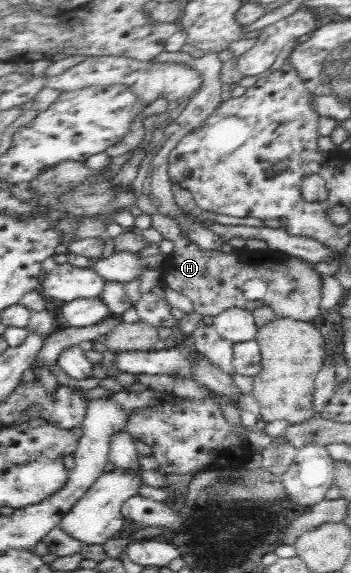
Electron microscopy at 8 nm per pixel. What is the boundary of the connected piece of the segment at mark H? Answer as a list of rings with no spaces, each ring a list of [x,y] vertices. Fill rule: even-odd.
[[[175,237],[175,251],[161,264],[166,275],[164,285],[186,295],[201,315],[219,315],[231,308],[249,310],[261,306],[270,307],[277,318],[289,318],[309,322],[320,311],[321,275],[296,257],[273,250],[244,250],[229,253],[205,251],[188,237]],[[260,279],[267,285],[262,299],[247,300],[245,283]]]

